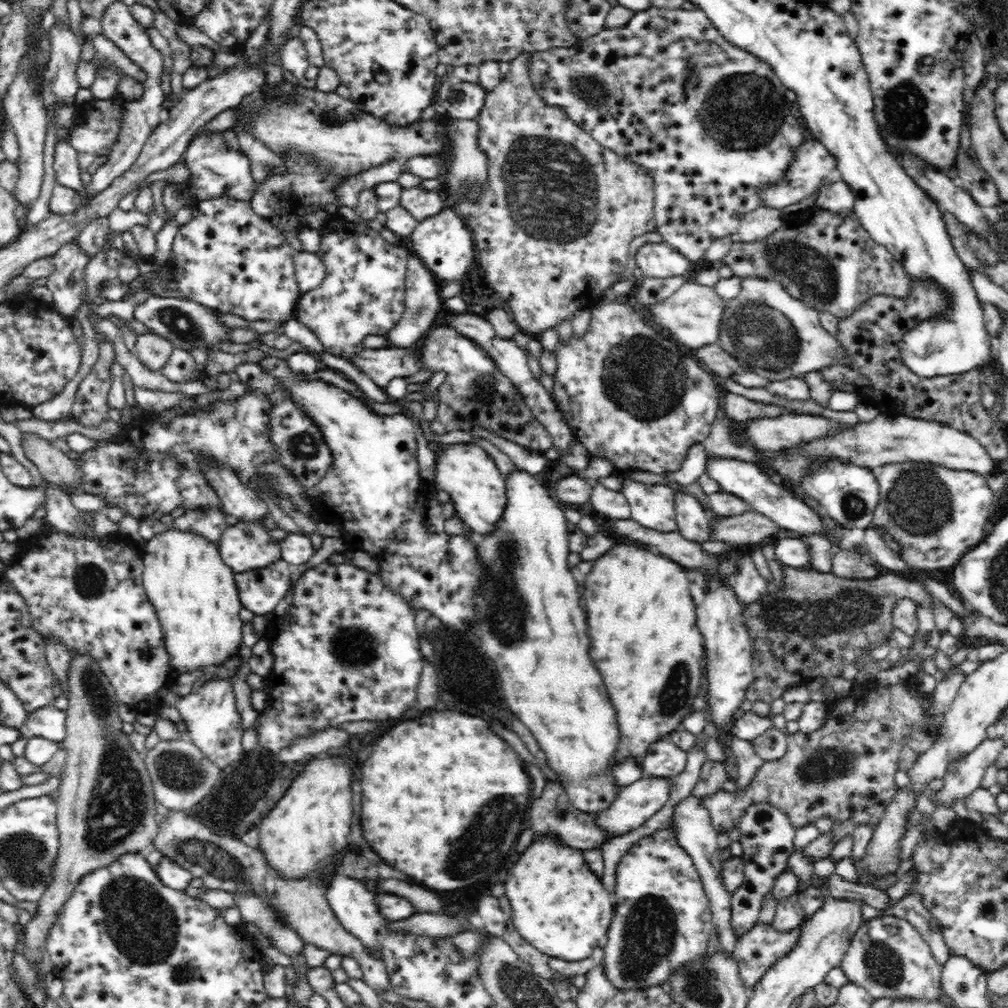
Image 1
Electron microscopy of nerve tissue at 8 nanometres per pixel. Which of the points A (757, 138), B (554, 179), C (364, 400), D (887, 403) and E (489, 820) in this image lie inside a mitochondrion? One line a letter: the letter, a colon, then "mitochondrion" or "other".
A: mitochondrion
B: mitochondrion
C: other
D: other
E: mitochondrion

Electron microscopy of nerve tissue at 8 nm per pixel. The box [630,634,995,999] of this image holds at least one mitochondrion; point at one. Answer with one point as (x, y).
(883, 964)

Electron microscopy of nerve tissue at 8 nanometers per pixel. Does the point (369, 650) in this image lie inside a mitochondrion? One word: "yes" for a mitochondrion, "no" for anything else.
yes

